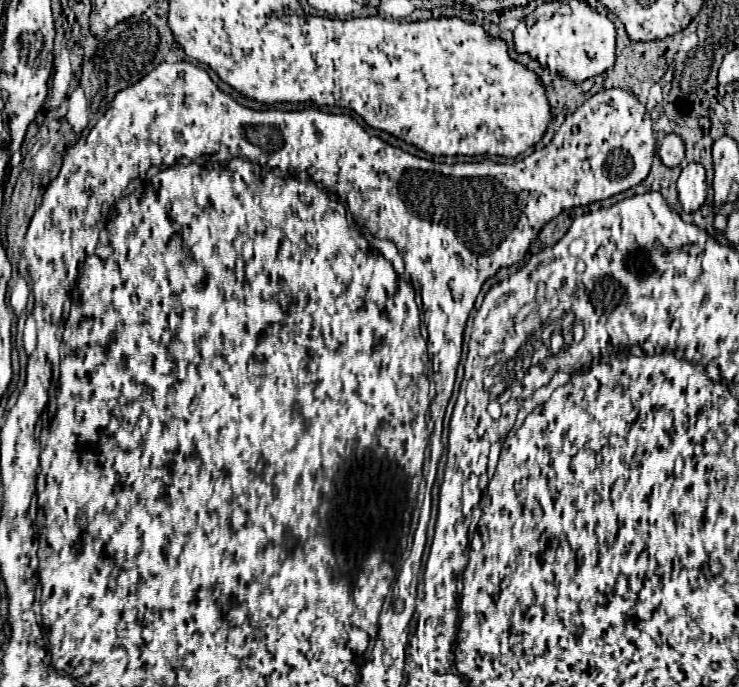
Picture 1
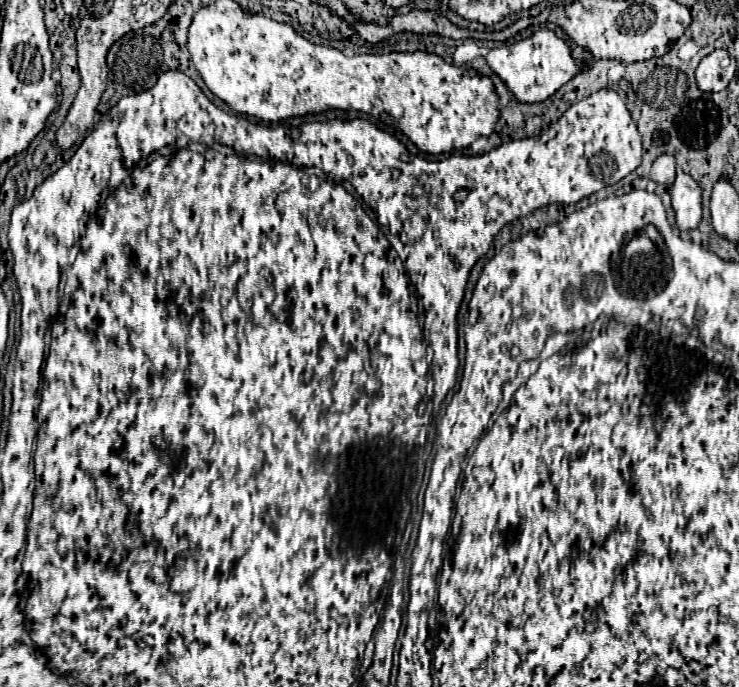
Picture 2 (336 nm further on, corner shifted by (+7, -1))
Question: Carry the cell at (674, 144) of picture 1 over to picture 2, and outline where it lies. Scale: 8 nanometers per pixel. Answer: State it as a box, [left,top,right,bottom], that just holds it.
[651,154,675,184]

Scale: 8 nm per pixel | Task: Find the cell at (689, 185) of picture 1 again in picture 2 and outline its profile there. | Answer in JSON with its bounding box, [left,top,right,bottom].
[671,174,701,230]

